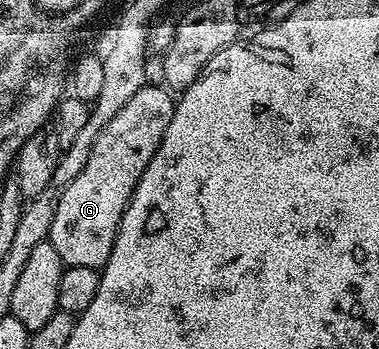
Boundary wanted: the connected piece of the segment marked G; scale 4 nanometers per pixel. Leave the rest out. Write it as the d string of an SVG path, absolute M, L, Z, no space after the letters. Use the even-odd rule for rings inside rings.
M144 86L118 110L109 125L101 129L81 173L61 193L49 241L57 249L57 257L61 257L64 267L85 265L101 269L109 261L121 217L175 112L172 92L166 86L158 86Z

